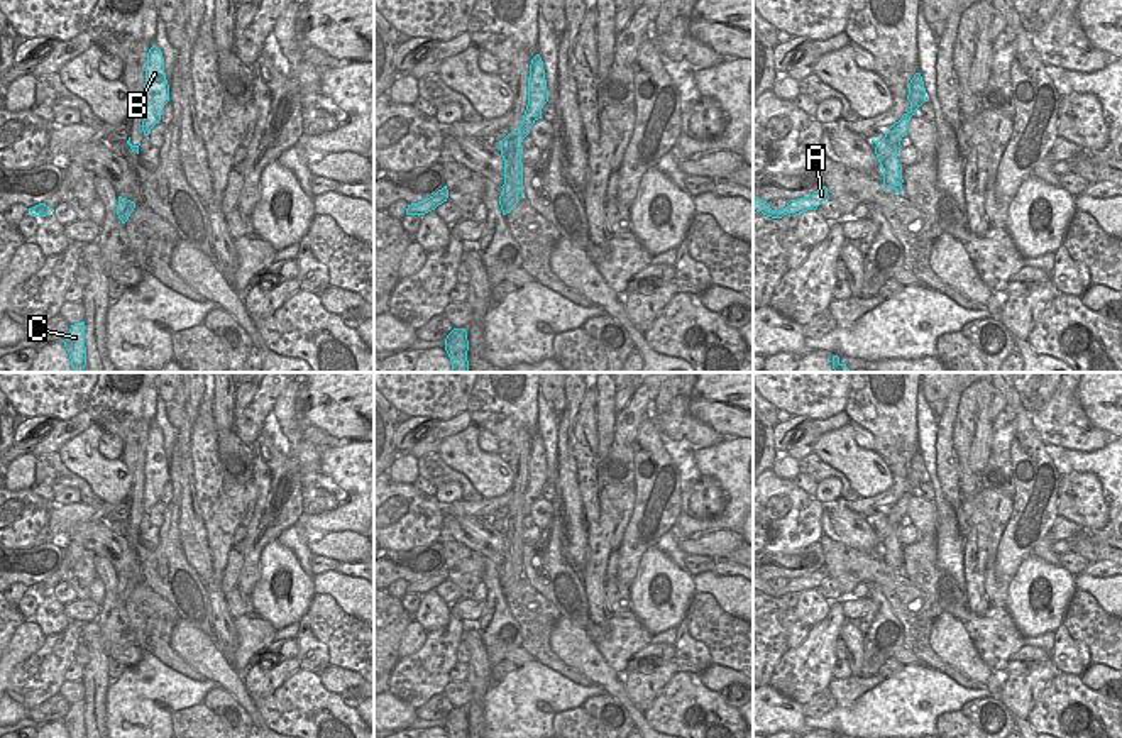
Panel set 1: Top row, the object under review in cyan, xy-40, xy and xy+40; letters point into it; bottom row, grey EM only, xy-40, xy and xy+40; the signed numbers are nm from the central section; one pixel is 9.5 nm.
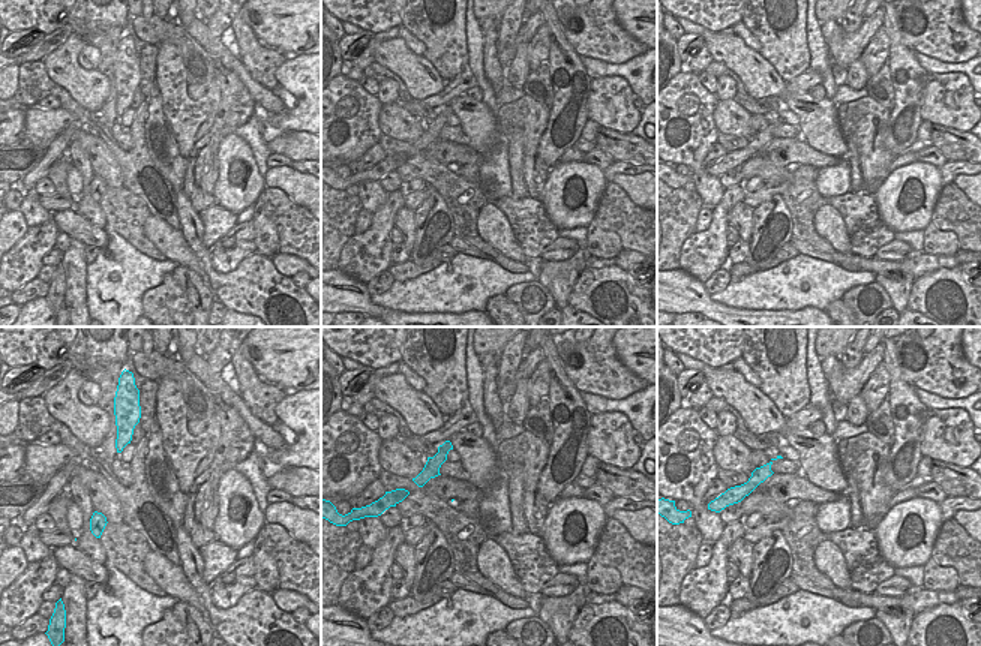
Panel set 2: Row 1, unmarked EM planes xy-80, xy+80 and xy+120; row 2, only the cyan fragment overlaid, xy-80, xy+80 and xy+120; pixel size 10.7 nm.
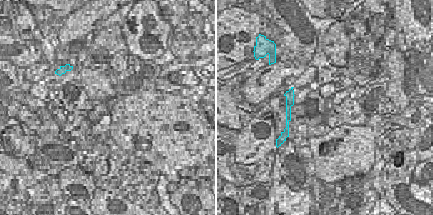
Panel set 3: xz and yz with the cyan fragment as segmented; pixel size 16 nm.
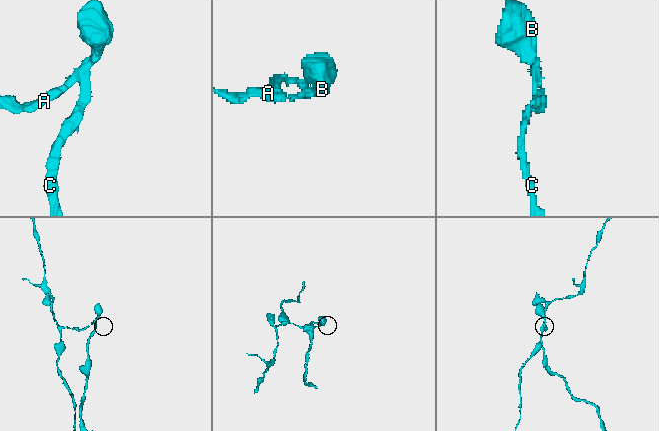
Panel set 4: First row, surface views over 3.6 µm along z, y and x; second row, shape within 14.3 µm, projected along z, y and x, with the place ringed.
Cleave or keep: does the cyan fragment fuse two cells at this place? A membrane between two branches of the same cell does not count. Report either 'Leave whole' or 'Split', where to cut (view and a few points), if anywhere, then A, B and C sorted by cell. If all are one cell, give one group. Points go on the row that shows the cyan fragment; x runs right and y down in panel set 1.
Split. Split along xy+40 (889, 131), (889, 156), (882, 166). Groups: A B / C.

